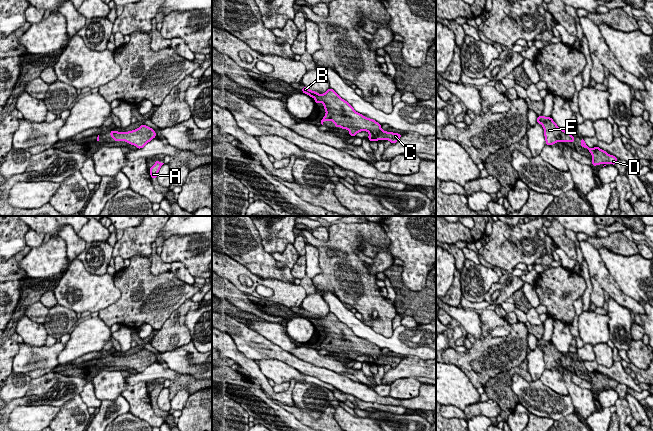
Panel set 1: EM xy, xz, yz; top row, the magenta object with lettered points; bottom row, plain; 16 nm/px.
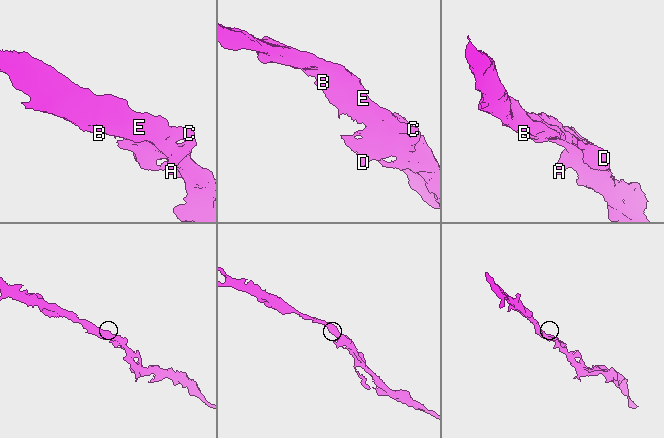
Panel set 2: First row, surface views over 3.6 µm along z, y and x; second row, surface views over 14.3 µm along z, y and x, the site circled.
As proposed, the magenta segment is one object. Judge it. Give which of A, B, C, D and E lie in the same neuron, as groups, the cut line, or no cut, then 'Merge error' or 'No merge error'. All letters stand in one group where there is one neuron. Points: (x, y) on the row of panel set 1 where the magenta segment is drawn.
Groups: A B C D E. No split. No merge error

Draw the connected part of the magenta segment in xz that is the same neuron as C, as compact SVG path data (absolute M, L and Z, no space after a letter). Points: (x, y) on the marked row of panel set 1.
M307 87L301 89L302 93L315 99L315 104L321 102L324 105L326 114L321 120L322 125L326 120L330 120L335 124L335 127L340 127L343 130L348 129L349 135L352 137L358 132L366 131L369 133L367 137L369 141L389 140L392 144L395 144L402 136L398 133L384 131L378 122L356 112L347 101L331 88L324 94L316 93Z

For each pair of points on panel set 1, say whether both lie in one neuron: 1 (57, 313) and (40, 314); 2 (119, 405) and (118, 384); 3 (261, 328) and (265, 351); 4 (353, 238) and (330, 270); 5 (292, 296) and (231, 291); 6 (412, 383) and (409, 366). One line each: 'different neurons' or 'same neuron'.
1: different neurons
2: different neurons
3: different neurons
4: same neuron
5: different neurons
6: different neurons

